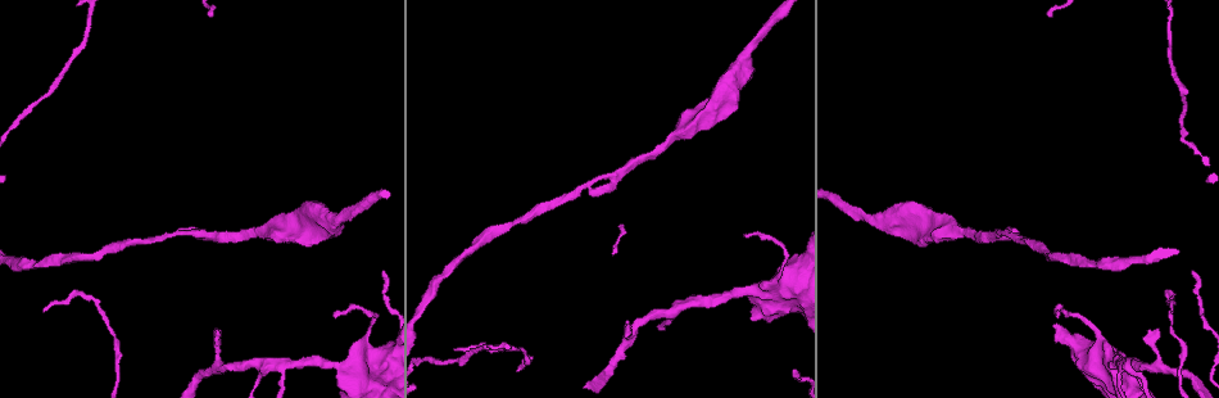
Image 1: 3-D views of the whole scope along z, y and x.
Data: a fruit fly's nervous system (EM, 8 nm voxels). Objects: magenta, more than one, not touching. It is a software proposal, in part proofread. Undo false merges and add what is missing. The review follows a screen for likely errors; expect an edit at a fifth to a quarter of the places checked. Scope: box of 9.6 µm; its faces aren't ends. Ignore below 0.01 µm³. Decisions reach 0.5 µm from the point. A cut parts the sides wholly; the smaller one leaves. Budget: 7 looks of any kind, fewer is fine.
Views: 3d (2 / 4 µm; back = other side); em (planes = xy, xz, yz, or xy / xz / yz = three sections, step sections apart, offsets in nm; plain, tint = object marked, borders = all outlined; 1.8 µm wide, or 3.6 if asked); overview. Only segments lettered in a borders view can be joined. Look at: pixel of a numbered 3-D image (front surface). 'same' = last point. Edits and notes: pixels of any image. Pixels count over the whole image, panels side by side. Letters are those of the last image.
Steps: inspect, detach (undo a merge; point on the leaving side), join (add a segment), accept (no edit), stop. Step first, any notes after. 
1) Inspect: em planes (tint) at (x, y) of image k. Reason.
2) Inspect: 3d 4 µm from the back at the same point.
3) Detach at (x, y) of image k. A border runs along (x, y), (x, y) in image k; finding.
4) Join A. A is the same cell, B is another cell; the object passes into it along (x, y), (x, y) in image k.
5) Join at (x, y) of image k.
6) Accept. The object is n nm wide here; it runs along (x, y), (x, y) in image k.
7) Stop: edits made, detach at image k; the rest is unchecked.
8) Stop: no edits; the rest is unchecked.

Inspect: em planes (borders) at (744, 235) of image 1. End of a long branch.

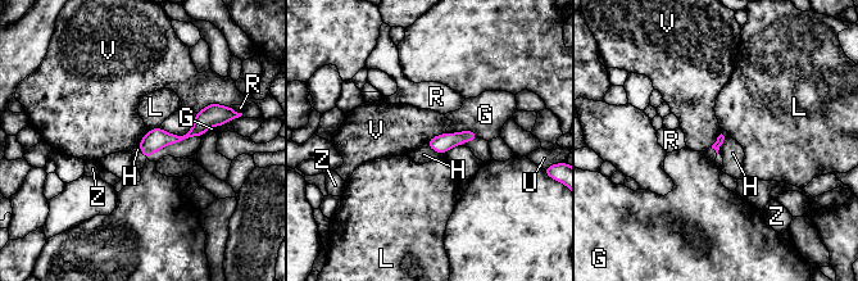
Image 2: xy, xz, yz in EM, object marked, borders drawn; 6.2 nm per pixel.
Join Z. Z is the same cell, G, H, L, R, U and V are other cells; the object passes into it along (157, 139), (144, 155), (139, 161) in image 2; it goes on there.

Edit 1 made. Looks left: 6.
Inspect: em planes (borders) at (1132, 363) of image 1. Looks like a crossing.

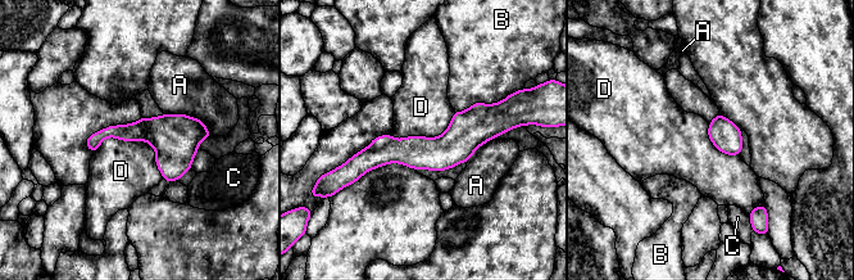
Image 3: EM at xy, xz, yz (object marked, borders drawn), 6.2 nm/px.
Accept. The longest contact is with D, 460 nm; A, B, C and D are other cells; a border runs along (94, 152), (145, 140), (163, 177) in image 3; one cell here.

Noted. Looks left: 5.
Inspect: em 3.6 µm planes (plain) at (745, 79) of image 1. Thick end.

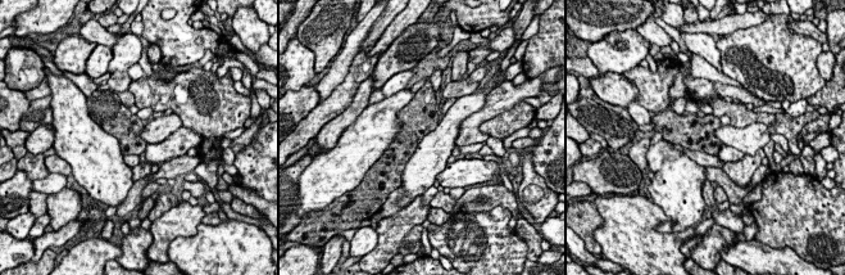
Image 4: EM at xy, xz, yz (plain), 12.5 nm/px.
Inspect: em 3.6 µm planes (borders) at the same point.

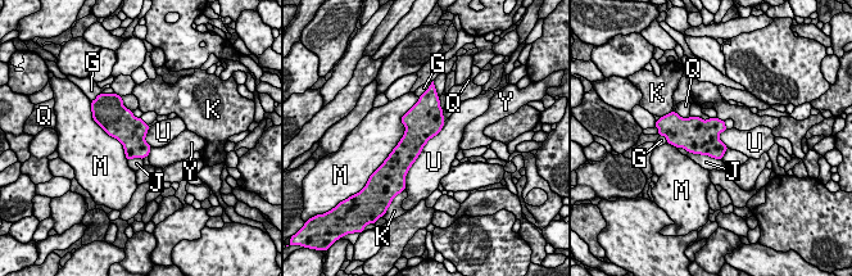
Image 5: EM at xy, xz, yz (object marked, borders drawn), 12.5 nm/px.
Accept. The object is 380 nm wide here; G, J, K, M, Q, U and Y are other cells; a border runs along (445, 121), (404, 176) in image 5; no lettered segment goes on from it.

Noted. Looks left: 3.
Stop: edits made, join at image 2; the rest is unchecked.

